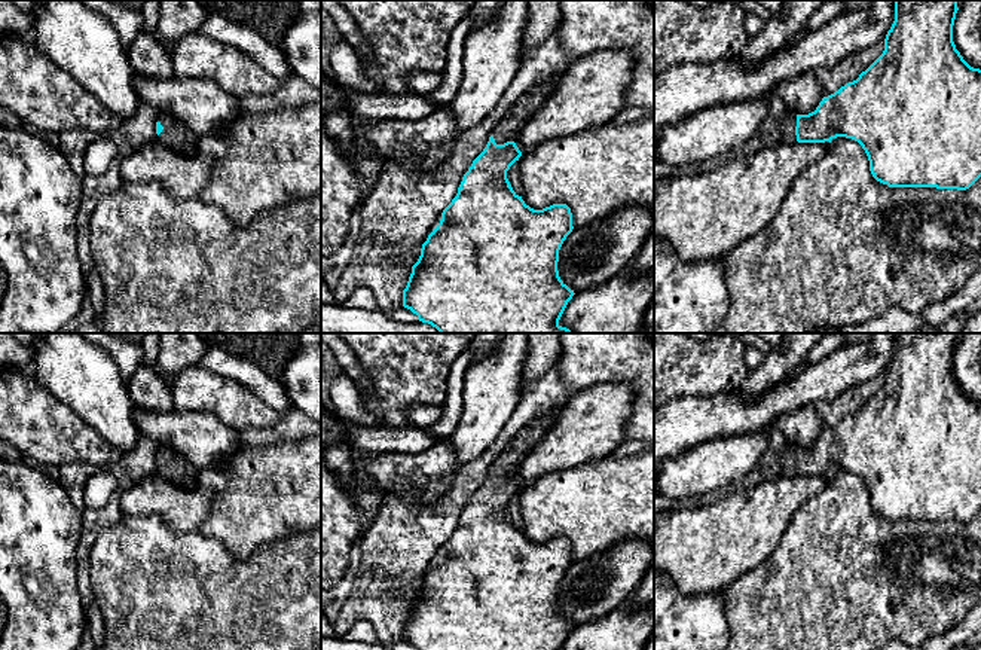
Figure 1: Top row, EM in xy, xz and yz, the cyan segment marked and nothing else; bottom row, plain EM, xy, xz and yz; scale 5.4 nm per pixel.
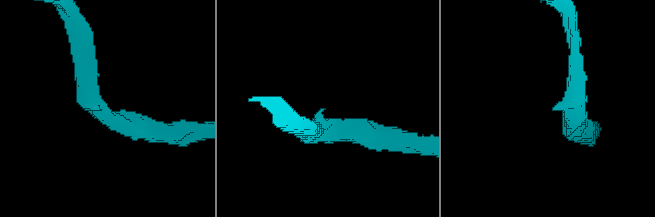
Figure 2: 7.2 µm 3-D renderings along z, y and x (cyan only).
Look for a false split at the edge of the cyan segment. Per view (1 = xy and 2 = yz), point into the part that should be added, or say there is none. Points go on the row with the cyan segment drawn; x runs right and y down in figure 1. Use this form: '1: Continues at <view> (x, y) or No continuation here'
1: Continues at xy (174, 134)
2: Continues at yz (788, 124)

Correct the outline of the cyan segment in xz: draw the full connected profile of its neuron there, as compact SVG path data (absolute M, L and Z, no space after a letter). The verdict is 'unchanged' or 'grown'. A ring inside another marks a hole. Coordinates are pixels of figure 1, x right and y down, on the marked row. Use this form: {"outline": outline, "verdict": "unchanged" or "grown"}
{"outline": "M560 74L534 85L496 123L486 147L464 174L456 196L443 210L440 223L422 244L421 256L412 266L403 290L403 306L440 333L572 333L559 320L575 293L560 280L557 271L559 250L574 229L571 208L566 204L553 204L534 210L513 190L507 178L507 171L522 156L514 143L520 128L543 107Z", "verdict": "grown"}

